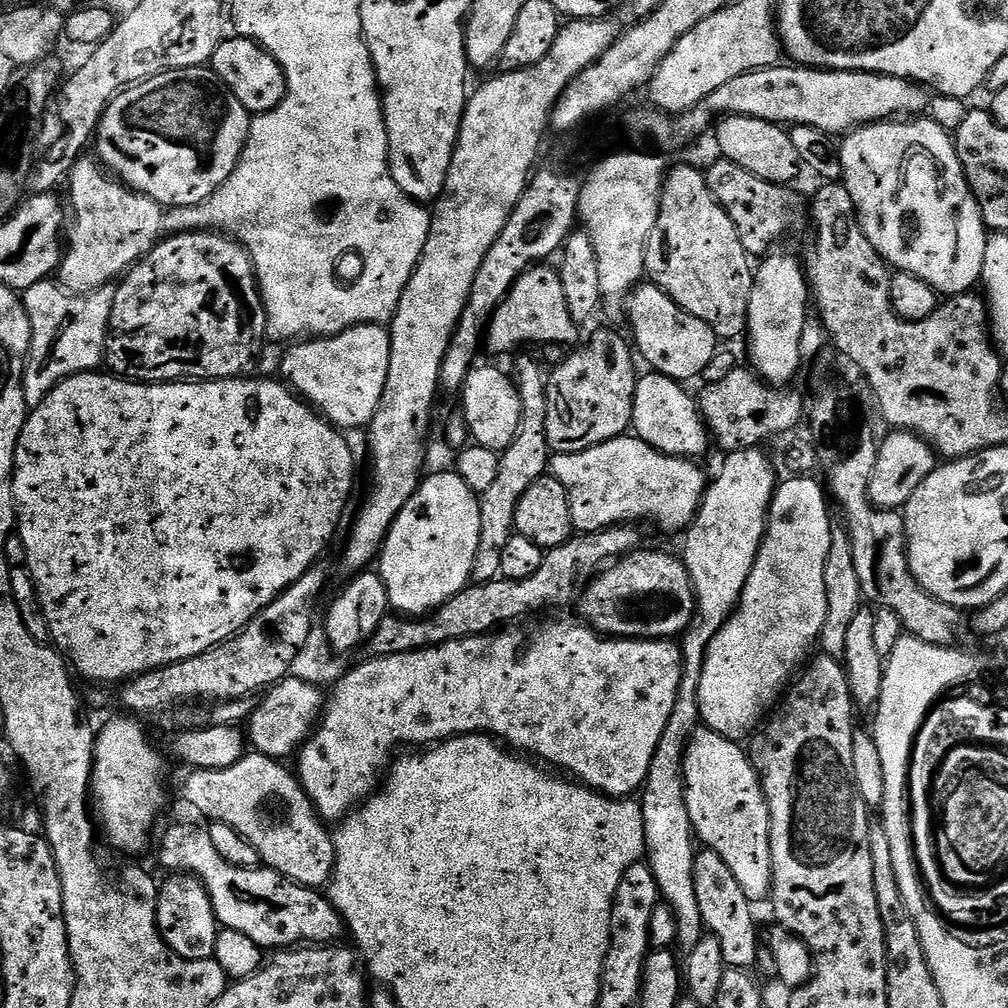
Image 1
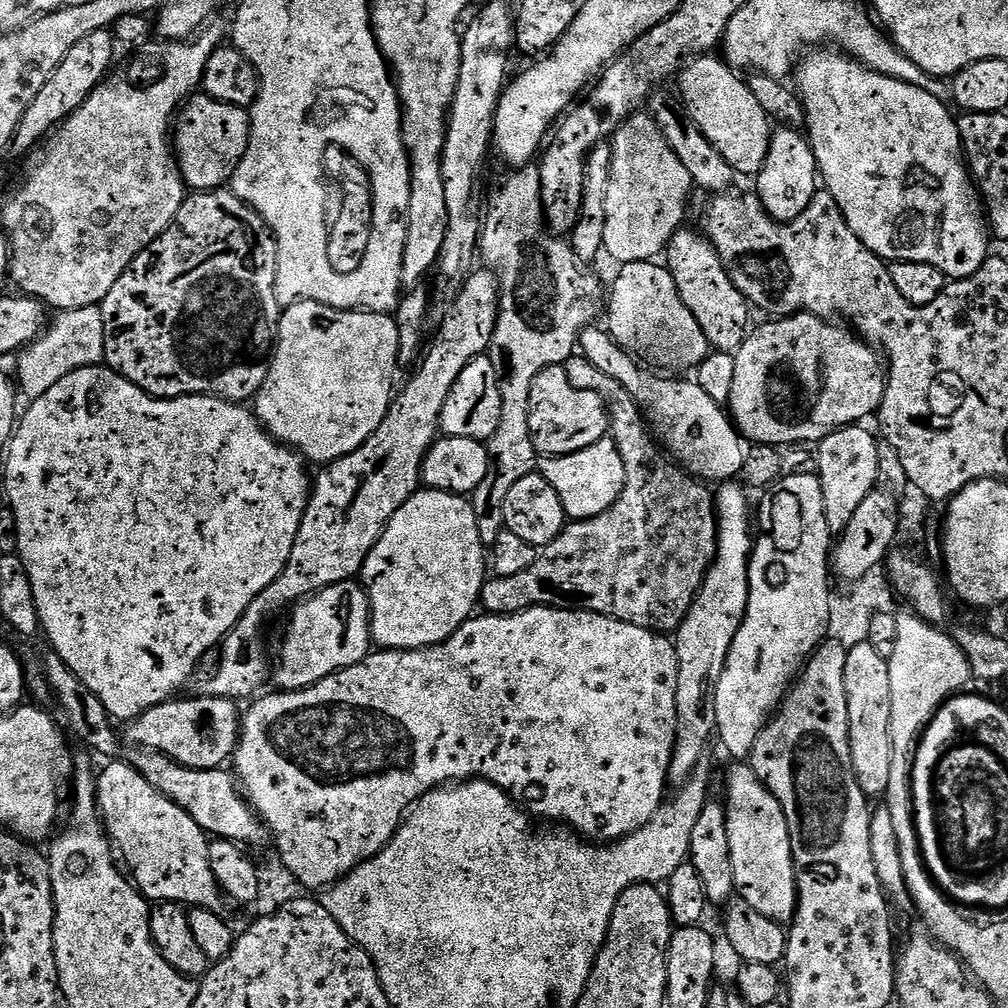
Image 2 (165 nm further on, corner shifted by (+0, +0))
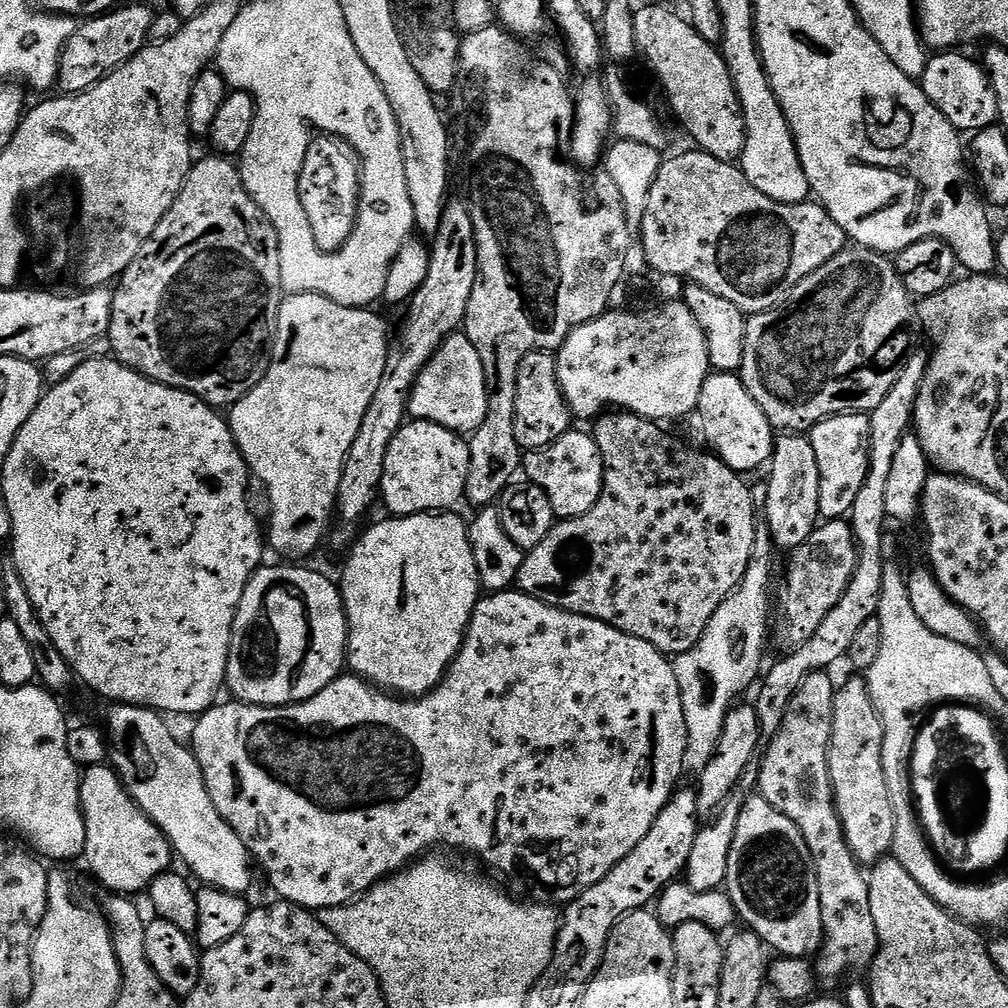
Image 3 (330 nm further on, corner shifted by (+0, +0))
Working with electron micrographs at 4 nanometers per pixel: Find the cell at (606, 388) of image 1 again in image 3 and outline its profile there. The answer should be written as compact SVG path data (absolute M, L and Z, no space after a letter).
M531 352L522 358L518 366L518 382L516 383L516 397L514 398L514 438L518 438L521 450L545 448L562 438L570 431L574 424L572 411L568 408L566 398L560 389L558 374L556 373L556 357L551 352Z

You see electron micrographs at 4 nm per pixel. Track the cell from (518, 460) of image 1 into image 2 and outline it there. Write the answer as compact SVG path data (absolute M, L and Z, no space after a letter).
M520 166L515 170L508 170L508 173L493 186L492 193L488 196L488 208L486 204L486 211L483 213L482 223L480 225L478 256L482 261L483 267L487 268L489 272L494 272L496 274L496 279L500 281L498 326L494 326L494 338L490 338L490 346L488 347L486 355L490 358L490 362L494 366L494 374L498 374L498 390L502 394L502 418L498 422L498 430L494 430L494 434L486 441L489 462L486 478L482 478L482 482L470 496L472 509L478 518L478 534L482 538L482 542L485 546L491 546L498 538L498 534L505 531L502 506L506 506L506 494L514 486L514 482L526 478L531 472L537 471L538 468L538 453L534 446L534 442L530 438L530 386L534 386L534 378L538 378L538 374L542 374L542 370L546 370L547 368L559 368L574 355L578 348L578 337L580 333L595 321L592 319L594 319L599 312L601 315L602 305L606 300L606 288L605 285L600 285L600 280L594 273L587 272L589 269L575 256L575 251L572 248L571 243L569 243L567 239L561 238L559 235L553 234L550 231L546 223L546 213L542 206L540 194L540 169L536 166Z

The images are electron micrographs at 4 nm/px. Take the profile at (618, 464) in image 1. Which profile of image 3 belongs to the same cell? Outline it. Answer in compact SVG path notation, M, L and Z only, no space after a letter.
M570 430L562 438L558 438L550 446L545 448L533 448L525 451L522 456L522 472L531 483L537 484L550 498L550 506L554 514L560 520L573 520L575 516L581 516L589 512L598 502L598 498L604 489L604 459L596 445L595 435Z

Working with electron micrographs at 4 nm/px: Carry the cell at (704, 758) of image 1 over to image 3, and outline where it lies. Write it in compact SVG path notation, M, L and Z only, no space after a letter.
M759 794L743 801L738 826L734 834L734 846L730 850L730 866L726 891L736 907L736 915L744 920L751 931L760 935L760 939L773 953L780 956L811 957L819 952L820 943L824 941L822 926L822 902L818 892L818 870L806 846L806 838L784 812L779 812L766 798Z

